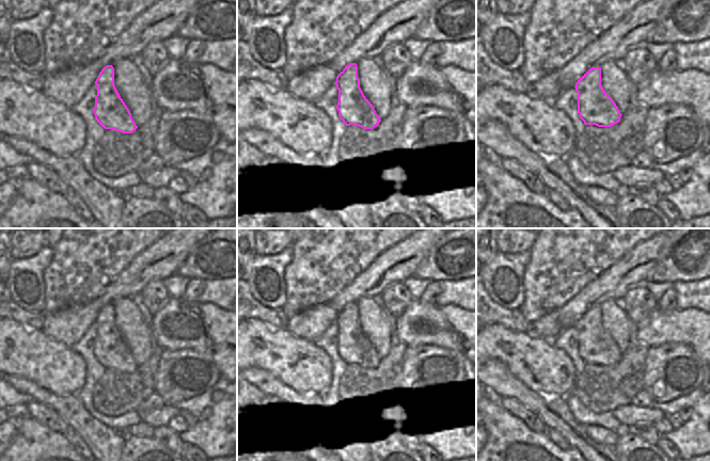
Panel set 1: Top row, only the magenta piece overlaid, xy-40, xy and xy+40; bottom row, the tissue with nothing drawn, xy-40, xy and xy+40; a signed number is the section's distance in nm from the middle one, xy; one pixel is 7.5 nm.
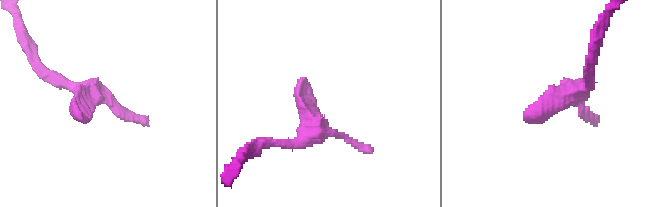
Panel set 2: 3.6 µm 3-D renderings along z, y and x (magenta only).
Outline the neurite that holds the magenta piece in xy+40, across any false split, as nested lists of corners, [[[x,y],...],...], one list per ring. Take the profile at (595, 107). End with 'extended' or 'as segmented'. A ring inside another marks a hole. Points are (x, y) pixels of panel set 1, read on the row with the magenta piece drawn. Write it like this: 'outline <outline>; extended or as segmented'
outline [[[591,67],[575,83],[578,113],[585,125],[611,127],[620,122],[621,113],[601,85],[601,68]]]; as segmented

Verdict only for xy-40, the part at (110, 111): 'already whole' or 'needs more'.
already whole

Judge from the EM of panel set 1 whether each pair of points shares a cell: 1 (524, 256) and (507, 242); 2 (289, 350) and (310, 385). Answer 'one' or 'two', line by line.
1: two
2: one

